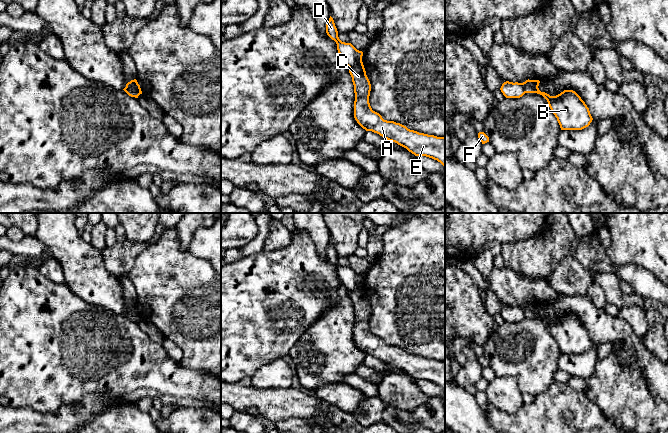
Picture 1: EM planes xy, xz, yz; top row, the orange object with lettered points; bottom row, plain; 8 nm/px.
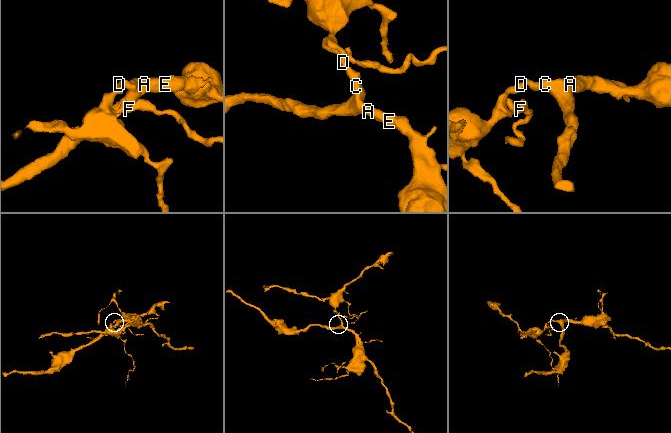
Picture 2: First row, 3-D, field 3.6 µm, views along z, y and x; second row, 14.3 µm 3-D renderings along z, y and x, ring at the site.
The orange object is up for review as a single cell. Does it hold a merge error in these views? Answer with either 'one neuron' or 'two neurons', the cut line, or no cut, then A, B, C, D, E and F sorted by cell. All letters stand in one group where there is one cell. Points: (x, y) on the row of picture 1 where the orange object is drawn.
two neurons | xy (126, 86), (139, 94) | A B C E / D F

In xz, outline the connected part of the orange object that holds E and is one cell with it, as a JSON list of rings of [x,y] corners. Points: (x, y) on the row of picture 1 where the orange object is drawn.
[[[364,65],[349,68],[349,73],[355,93],[354,118],[363,129],[397,143],[415,156],[426,156],[437,160],[445,167],[445,137],[419,133],[400,123],[384,120],[370,106],[371,84]]]

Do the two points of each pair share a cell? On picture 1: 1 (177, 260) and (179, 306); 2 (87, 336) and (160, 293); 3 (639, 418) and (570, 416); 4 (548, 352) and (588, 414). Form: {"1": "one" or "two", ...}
{"1": "one", "2": "two", "3": "two", "4": "two"}

